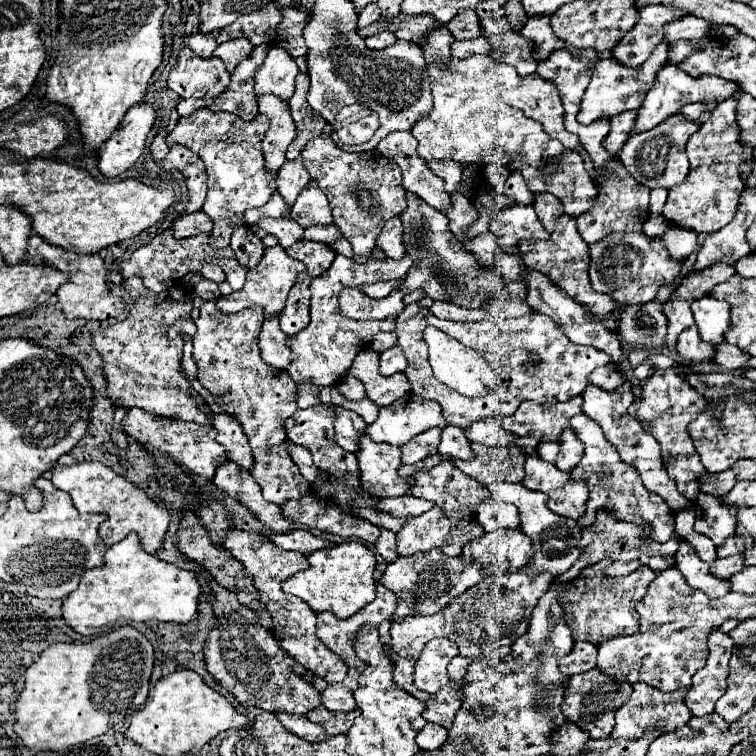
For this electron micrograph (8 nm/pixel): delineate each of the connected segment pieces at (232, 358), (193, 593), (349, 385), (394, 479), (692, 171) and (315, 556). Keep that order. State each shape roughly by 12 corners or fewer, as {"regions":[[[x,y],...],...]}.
{"regions":[[[261,306],[199,308],[197,380],[251,448],[285,440],[295,384],[259,356]],[[111,546],[61,608],[77,634],[191,622],[193,572]],[[351,375],[339,385],[349,400],[366,396],[364,385]],[[359,436],[361,482],[377,498],[403,496],[401,450]],[[735,102],[689,138],[689,174],[661,216],[711,234],[735,216],[745,180]],[[343,542],[281,586],[313,612],[357,614],[375,598],[375,554]]]}

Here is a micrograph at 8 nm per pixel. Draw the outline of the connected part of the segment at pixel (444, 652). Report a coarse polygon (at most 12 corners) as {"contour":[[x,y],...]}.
{"contour":[[433,638],[415,662],[413,682],[436,693],[449,684],[457,644]]}

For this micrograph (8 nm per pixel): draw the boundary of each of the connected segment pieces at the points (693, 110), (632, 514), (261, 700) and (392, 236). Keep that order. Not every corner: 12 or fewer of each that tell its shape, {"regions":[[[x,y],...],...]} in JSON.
{"regions":[[[702,103],[683,106],[679,114],[696,120],[706,108]],[[571,418],[585,444],[569,474],[589,488],[581,530],[599,510],[649,524],[641,538],[667,542],[675,512],[619,460],[601,426]],[[237,612],[203,654],[245,708],[307,714],[319,690],[291,672],[273,634]],[[391,218],[375,244],[387,258],[405,256],[403,226]]]}

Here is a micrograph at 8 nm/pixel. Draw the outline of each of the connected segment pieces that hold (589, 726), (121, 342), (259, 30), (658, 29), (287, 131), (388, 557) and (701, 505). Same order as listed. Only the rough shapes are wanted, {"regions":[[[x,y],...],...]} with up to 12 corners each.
{"regions":[[[581,672],[565,688],[561,712],[607,738],[631,684]],[[123,280],[129,316],[91,338],[107,398],[209,424],[181,376],[183,286]],[[271,2],[213,32],[219,44],[273,44],[281,10]],[[645,6],[613,48],[613,60],[641,66],[683,8]],[[259,96],[259,112],[271,126],[263,138],[267,168],[277,174],[295,138],[289,104]],[[379,528],[375,548],[385,562],[395,562],[395,534]],[[699,494],[697,534],[721,546],[735,534],[737,510]]]}

